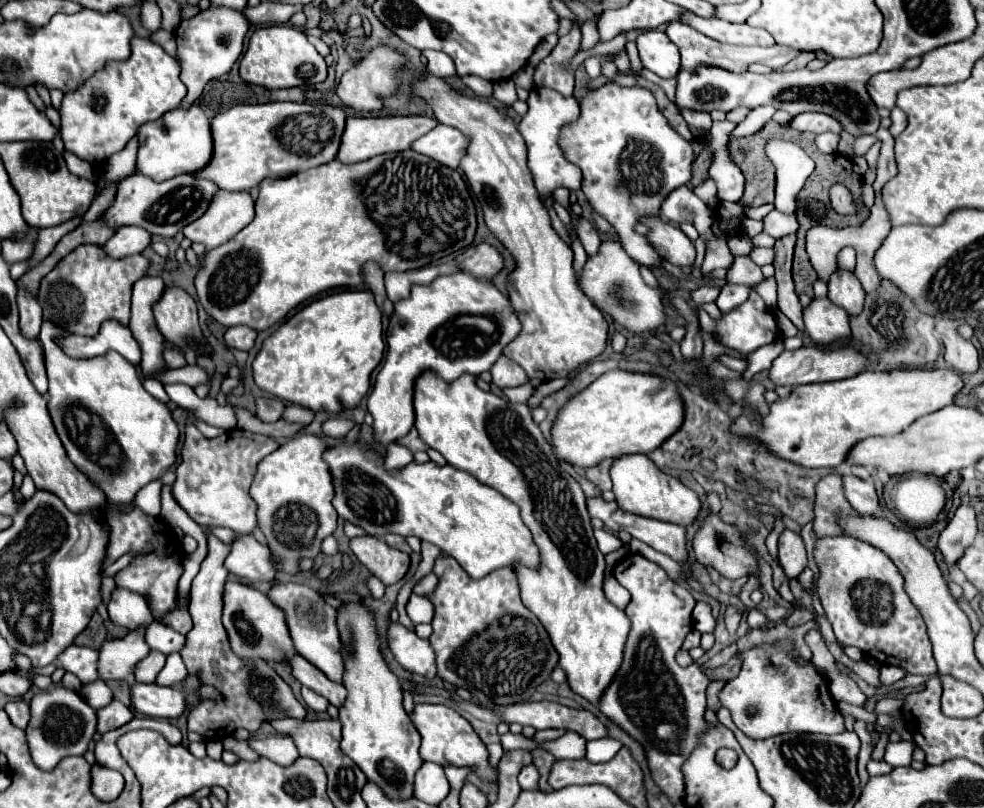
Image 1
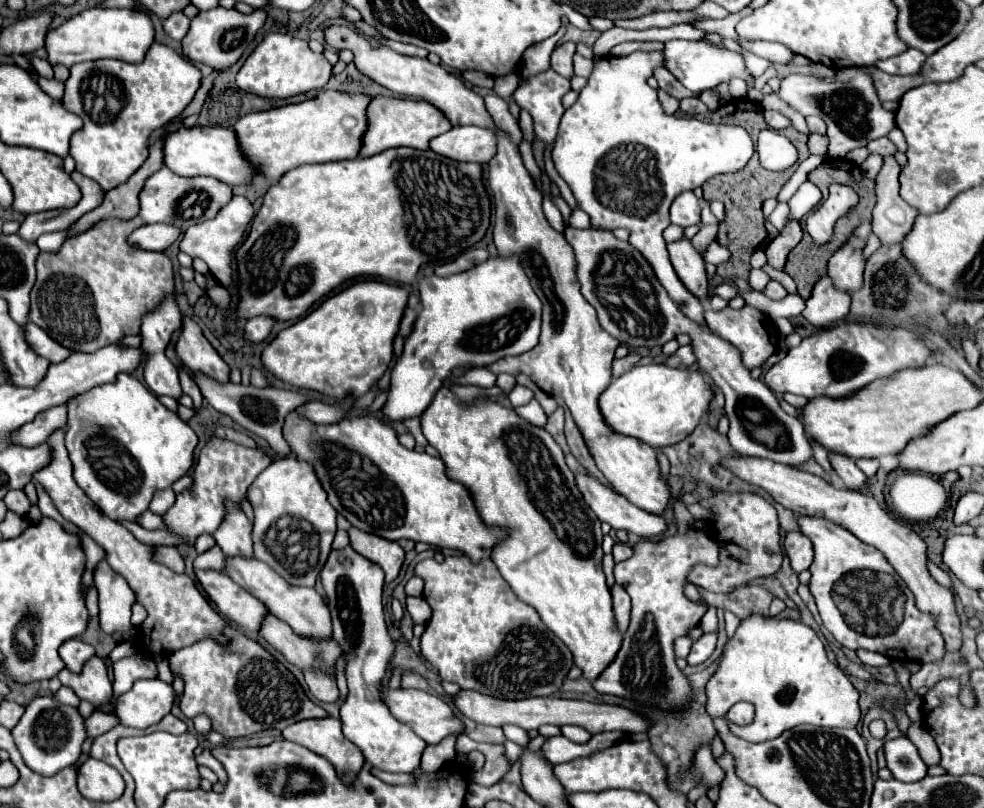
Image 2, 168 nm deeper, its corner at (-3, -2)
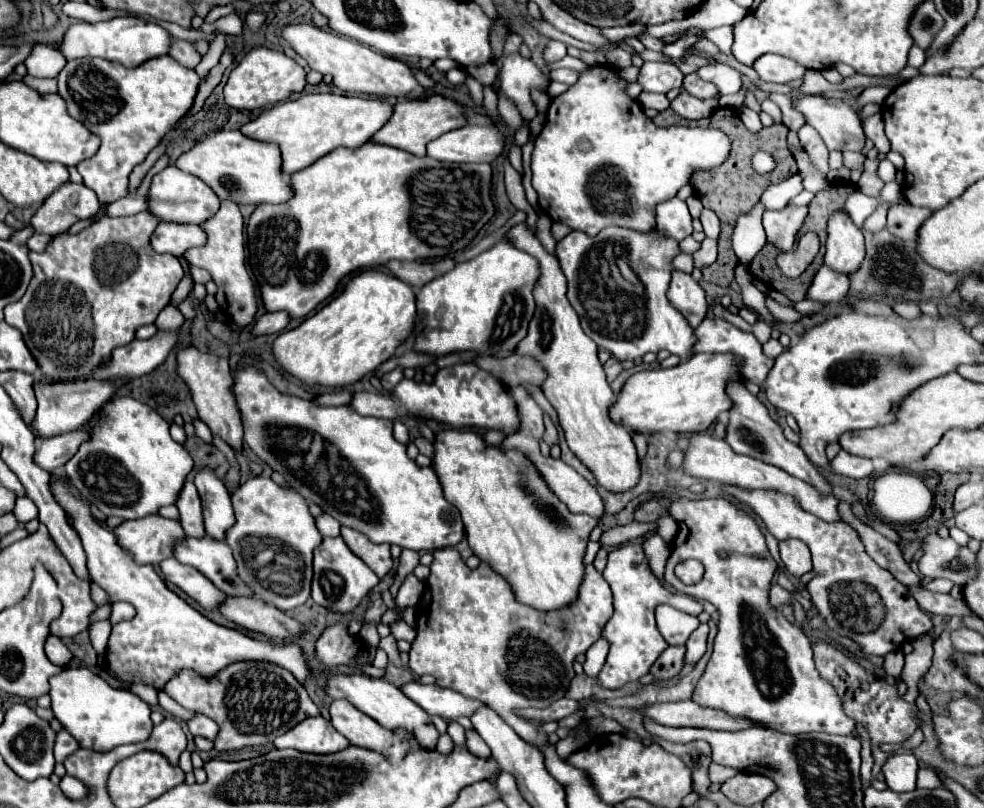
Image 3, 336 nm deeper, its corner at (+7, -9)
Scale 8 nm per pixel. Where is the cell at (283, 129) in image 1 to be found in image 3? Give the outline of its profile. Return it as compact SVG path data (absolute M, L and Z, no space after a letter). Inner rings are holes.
M306 94L298 100L276 104L274 108L264 110L256 120L244 124L240 132L258 142L278 144L282 152L282 174L290 176L338 148L354 150L366 144L390 116L392 106L380 100L342 94Z

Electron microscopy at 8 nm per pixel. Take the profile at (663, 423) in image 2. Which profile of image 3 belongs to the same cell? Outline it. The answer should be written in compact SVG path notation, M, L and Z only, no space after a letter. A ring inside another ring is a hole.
M694 354L688 362L680 362L674 368L640 370L624 382L618 400L610 406L610 418L628 432L646 436L662 430L676 434L704 432L720 412L732 406L724 388L730 380L742 380L734 366L736 358L732 354Z

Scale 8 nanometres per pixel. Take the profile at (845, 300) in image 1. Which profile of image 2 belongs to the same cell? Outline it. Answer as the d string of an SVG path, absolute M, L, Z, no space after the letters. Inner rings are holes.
M850 235L846 243L830 257L828 261L828 275L834 279L836 287L852 293L862 287L862 273L866 267L864 259L866 241L860 237Z

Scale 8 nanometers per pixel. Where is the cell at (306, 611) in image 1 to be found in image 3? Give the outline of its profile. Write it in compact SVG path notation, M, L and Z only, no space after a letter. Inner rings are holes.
M204 536L200 540L186 538L184 542L176 544L174 558L182 564L188 564L200 570L216 588L220 588L228 596L234 596L234 598L254 596L250 594L250 586L246 586L246 582L238 578L232 550L224 542L216 542L210 536Z

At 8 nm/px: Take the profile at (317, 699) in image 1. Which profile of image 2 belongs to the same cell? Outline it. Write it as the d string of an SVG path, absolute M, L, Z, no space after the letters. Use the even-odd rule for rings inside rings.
M306 671L306 683L310 687L310 693L324 703L332 703L340 697L340 691L336 687L336 679L324 673L316 673L316 671Z

